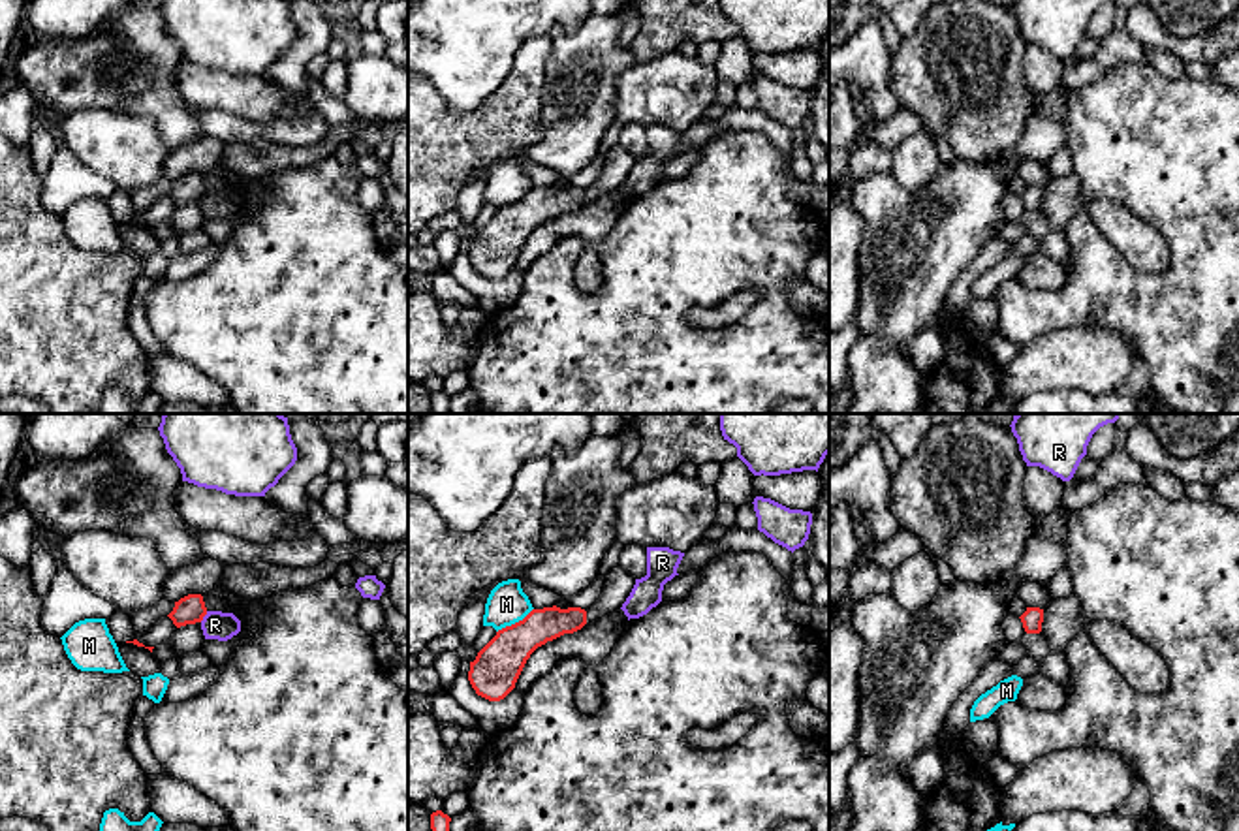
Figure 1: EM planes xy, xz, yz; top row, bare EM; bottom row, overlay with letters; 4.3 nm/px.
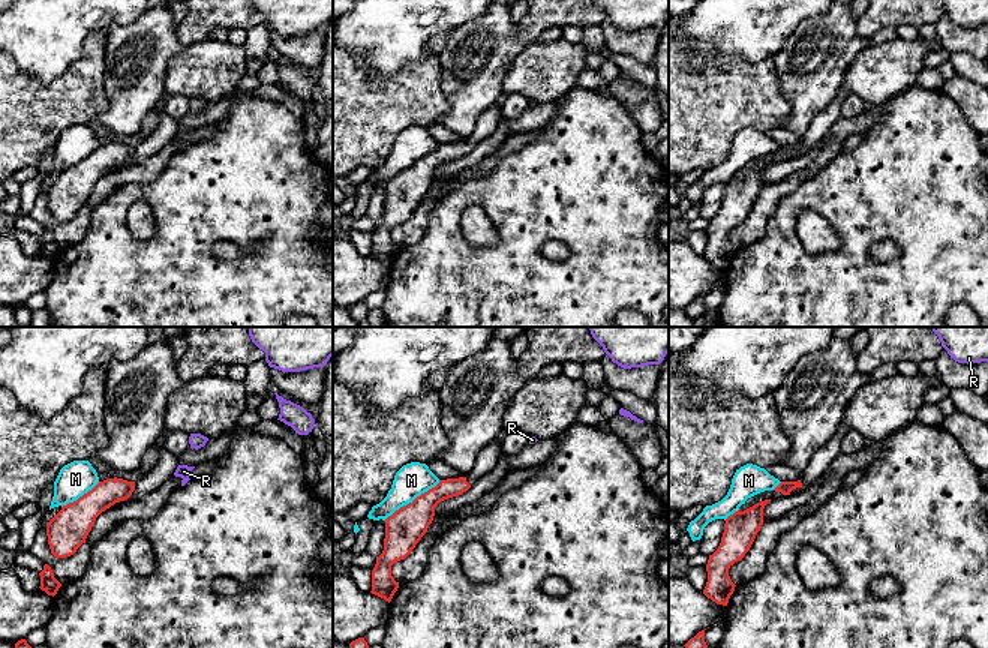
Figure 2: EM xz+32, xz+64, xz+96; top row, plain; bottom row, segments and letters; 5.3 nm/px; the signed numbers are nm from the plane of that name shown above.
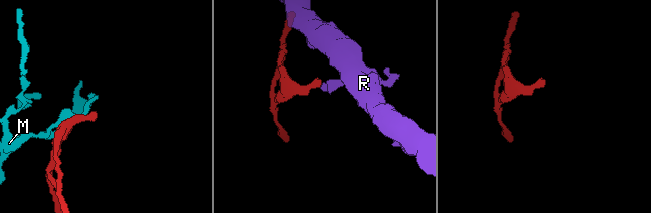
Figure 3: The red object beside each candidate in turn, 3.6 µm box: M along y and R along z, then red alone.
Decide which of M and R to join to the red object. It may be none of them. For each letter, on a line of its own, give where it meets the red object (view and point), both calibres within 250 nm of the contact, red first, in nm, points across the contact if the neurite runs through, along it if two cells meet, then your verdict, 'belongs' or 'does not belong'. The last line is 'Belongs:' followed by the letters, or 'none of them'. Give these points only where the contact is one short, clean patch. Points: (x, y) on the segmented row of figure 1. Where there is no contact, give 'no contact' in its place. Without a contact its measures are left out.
M: contact xz (516, 623); calibres 200 and 170 nm; border xz (533, 608), (521, 619), (497, 632); does not belong
R: contact xy (203, 615); calibres 120 and 120 nm; border xy (207, 611), (200, 621); does not belong
Belongs: none of them

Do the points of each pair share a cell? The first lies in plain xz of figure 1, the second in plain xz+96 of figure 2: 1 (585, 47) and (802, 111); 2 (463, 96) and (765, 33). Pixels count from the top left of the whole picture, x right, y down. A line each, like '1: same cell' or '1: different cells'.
1: same cell
2: same cell

